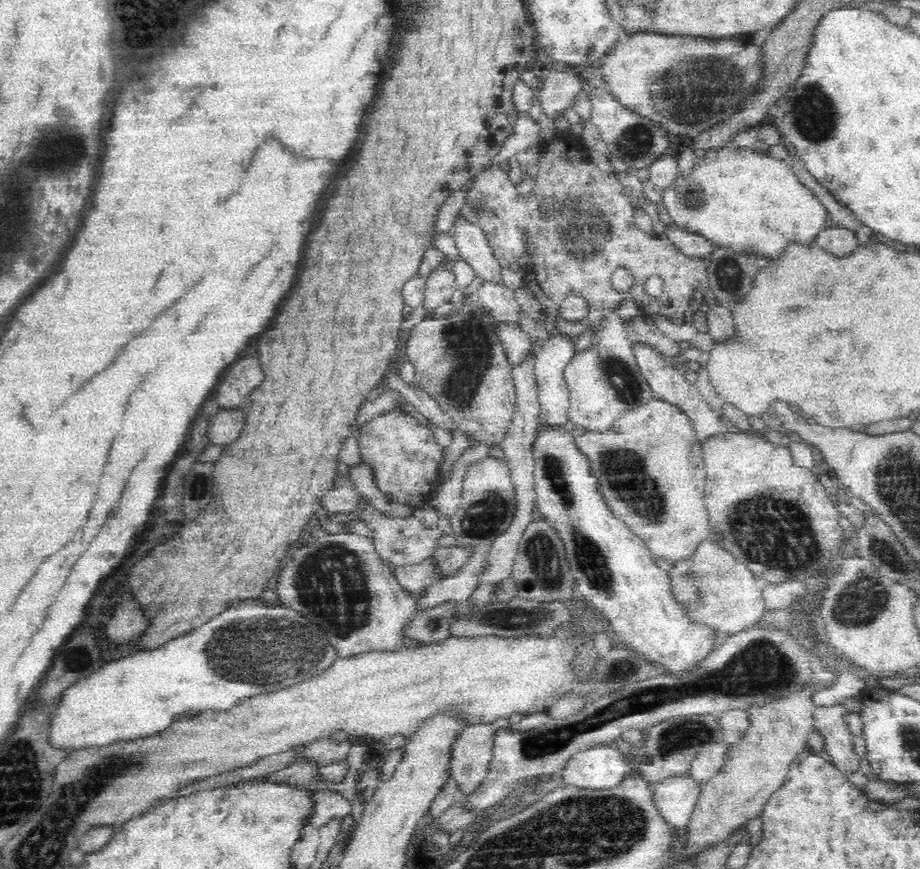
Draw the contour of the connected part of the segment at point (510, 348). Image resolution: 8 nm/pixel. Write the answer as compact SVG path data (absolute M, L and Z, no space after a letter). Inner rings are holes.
M500 323L497 326L497 333L513 367L521 365L525 358L532 356L534 344L528 338L528 334L516 324Z

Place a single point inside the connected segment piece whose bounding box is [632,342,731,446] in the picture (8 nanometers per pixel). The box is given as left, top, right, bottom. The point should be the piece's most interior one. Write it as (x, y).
(666, 379)

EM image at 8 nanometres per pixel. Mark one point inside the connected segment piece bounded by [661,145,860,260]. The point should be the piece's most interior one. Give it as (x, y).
(741, 199)

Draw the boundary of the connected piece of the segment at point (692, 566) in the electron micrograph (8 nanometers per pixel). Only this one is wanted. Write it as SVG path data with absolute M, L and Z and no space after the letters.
M704 539L696 549L693 557L675 562L672 570L668 570L670 581L674 586L676 598L688 606L688 612L693 622L701 622L715 628L722 634L736 634L755 626L764 616L766 605L761 593L761 581L725 548L716 545L714 541Z

